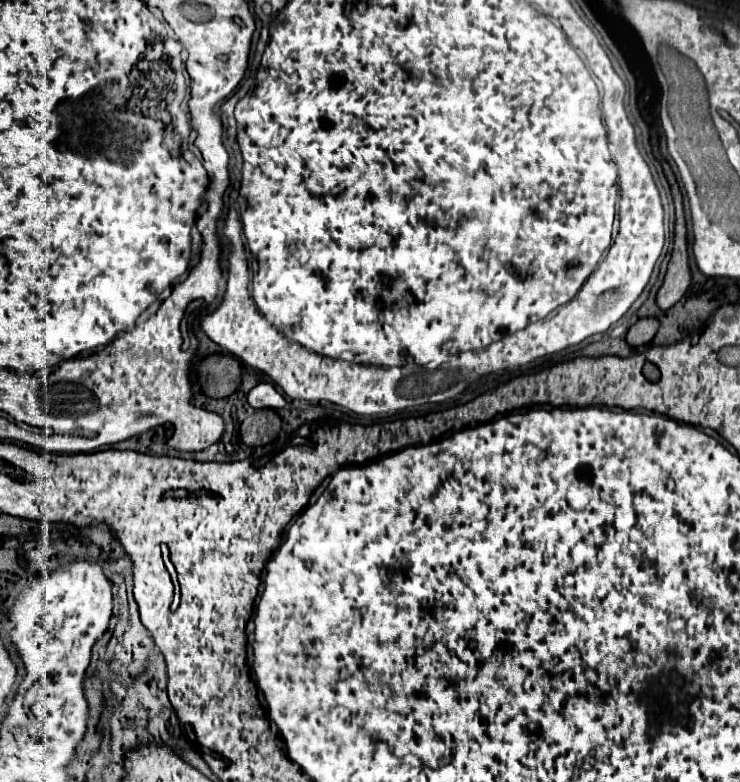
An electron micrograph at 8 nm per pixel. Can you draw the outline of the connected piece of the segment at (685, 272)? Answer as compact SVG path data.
M681 191L672 192L676 206L676 230L674 230L673 250L671 253L668 272L662 288L658 290L656 302L662 310L672 308L688 290L692 282L692 274L688 268L688 238L686 238L686 218Z

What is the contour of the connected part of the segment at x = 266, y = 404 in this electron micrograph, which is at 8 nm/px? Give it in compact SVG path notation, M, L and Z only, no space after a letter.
M260 382L258 386L254 386L247 394L247 402L255 409L274 409L284 408L286 400L284 396L270 384L270 382Z

